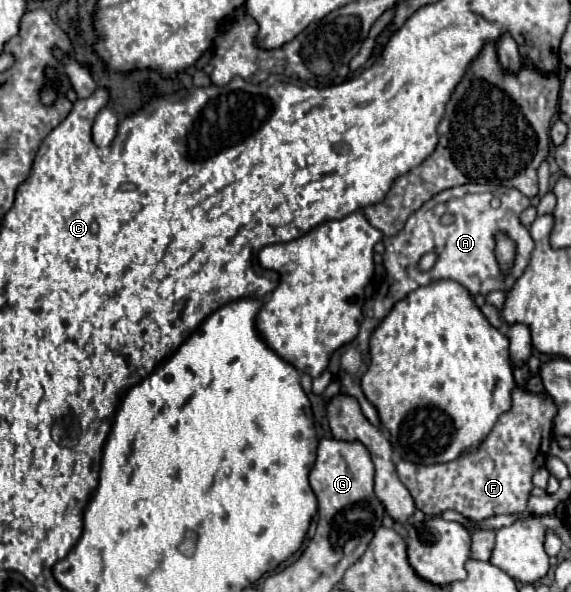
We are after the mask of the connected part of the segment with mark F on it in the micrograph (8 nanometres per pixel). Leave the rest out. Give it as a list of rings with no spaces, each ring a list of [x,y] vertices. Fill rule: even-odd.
[[[527,364],[523,368],[515,368],[515,390],[513,390],[513,406],[507,414],[501,414],[491,434],[479,444],[477,450],[463,452],[459,458],[447,464],[413,464],[401,460],[397,464],[399,480],[411,492],[415,506],[429,516],[439,516],[445,510],[457,510],[471,520],[485,520],[497,514],[517,514],[527,508],[527,498],[533,490],[531,476],[537,468],[541,468],[549,456],[549,446],[553,438],[553,400],[547,394],[531,394],[523,390],[523,382],[529,378]]]

